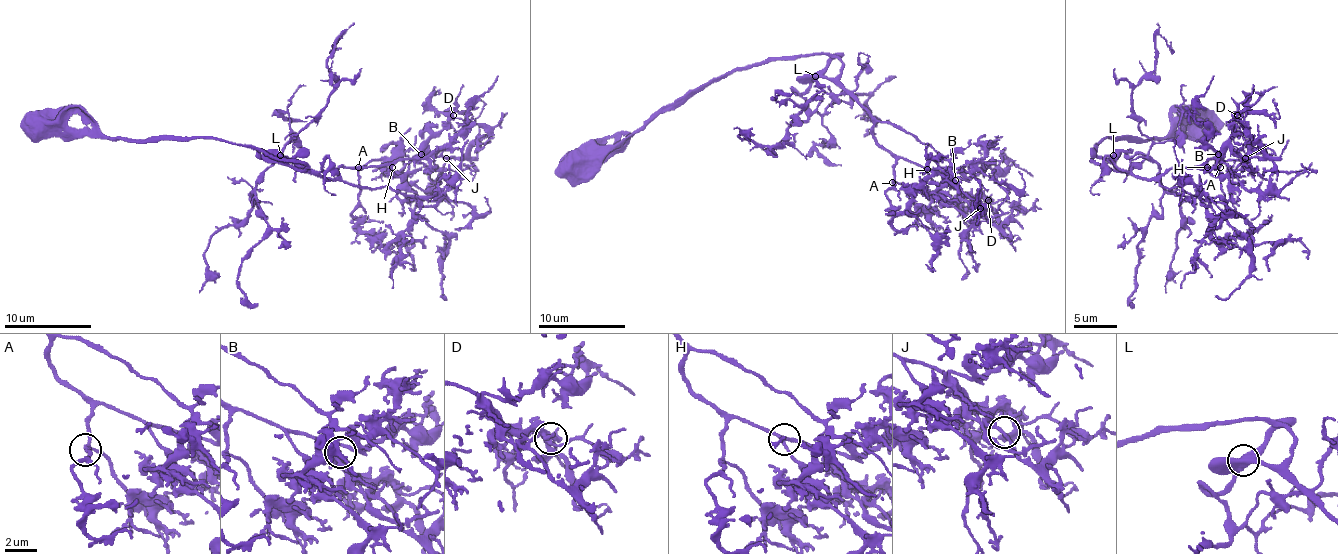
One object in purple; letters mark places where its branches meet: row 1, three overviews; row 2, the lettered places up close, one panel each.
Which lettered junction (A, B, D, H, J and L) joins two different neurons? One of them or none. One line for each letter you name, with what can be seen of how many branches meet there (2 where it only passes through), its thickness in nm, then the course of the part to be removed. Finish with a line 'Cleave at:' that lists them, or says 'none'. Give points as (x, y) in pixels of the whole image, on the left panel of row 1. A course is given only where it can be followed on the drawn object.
Cleave at: none

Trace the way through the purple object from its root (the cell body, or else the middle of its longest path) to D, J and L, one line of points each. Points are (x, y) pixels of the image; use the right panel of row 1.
D: (1202, 126), (1150, 139), (1105, 137), (1092, 158), (1142, 178), (1198, 167), (1233, 139), (1237, 115)
J: (1202, 126), (1150, 139), (1105, 137), (1092, 158), (1142, 178), (1198, 167), (1226, 150), (1246, 158)
L: (1202, 126), (1150, 139), (1105, 137), (1094, 148), (1092, 158), (1109, 158), (1114, 154)

